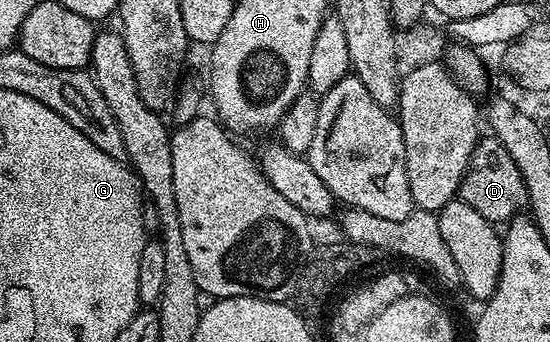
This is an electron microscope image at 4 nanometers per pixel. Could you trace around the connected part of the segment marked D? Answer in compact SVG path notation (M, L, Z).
M494 137L478 138L471 153L469 168L461 182L459 198L467 205L471 205L471 209L475 209L475 213L480 213L489 223L505 225L520 212L517 211L520 207L526 206L527 197L524 179L507 149Z

